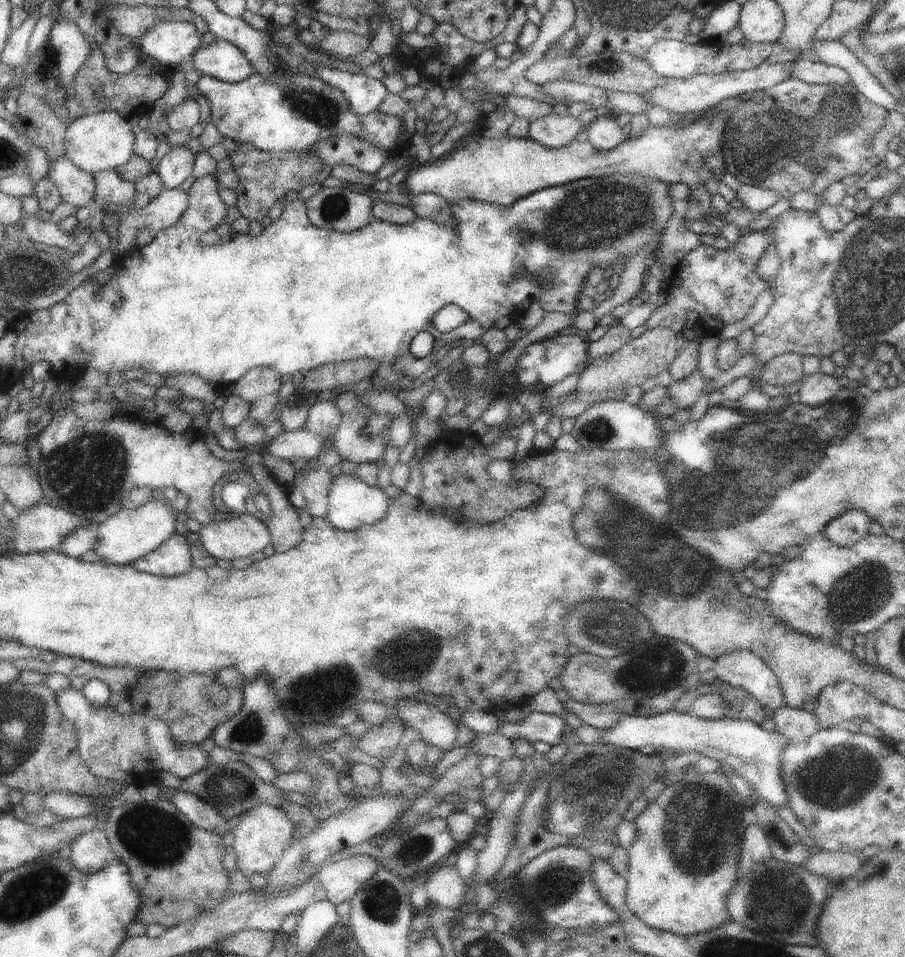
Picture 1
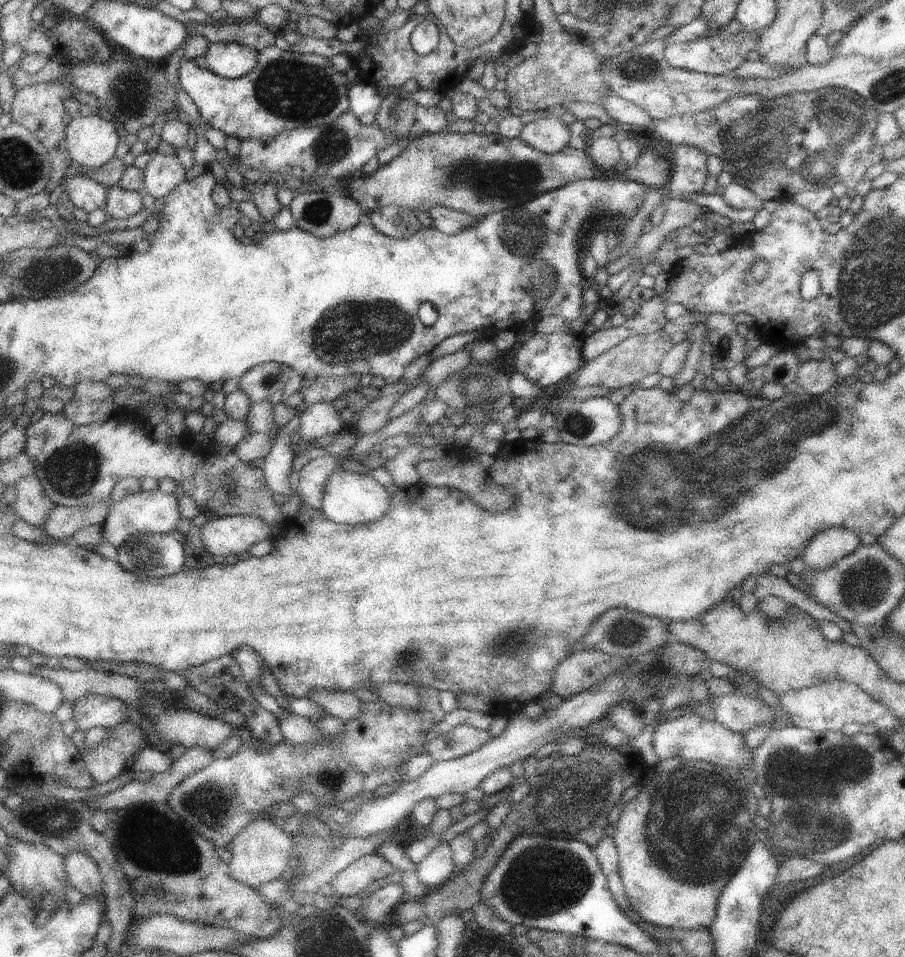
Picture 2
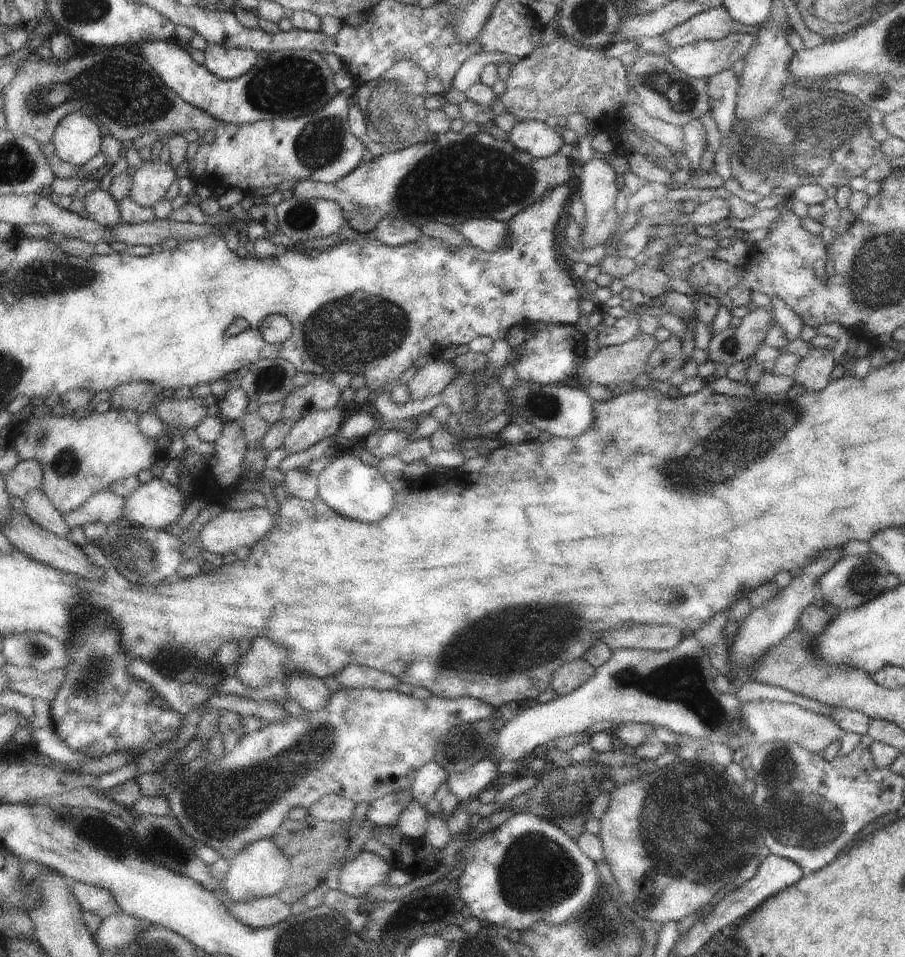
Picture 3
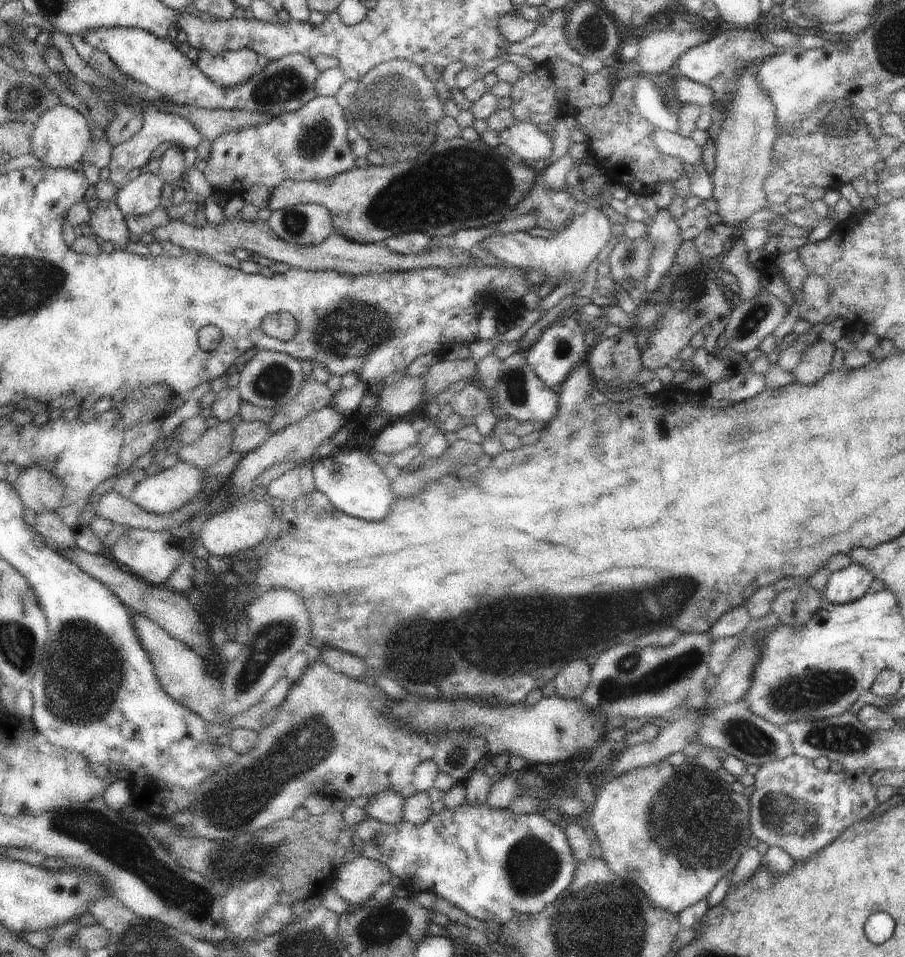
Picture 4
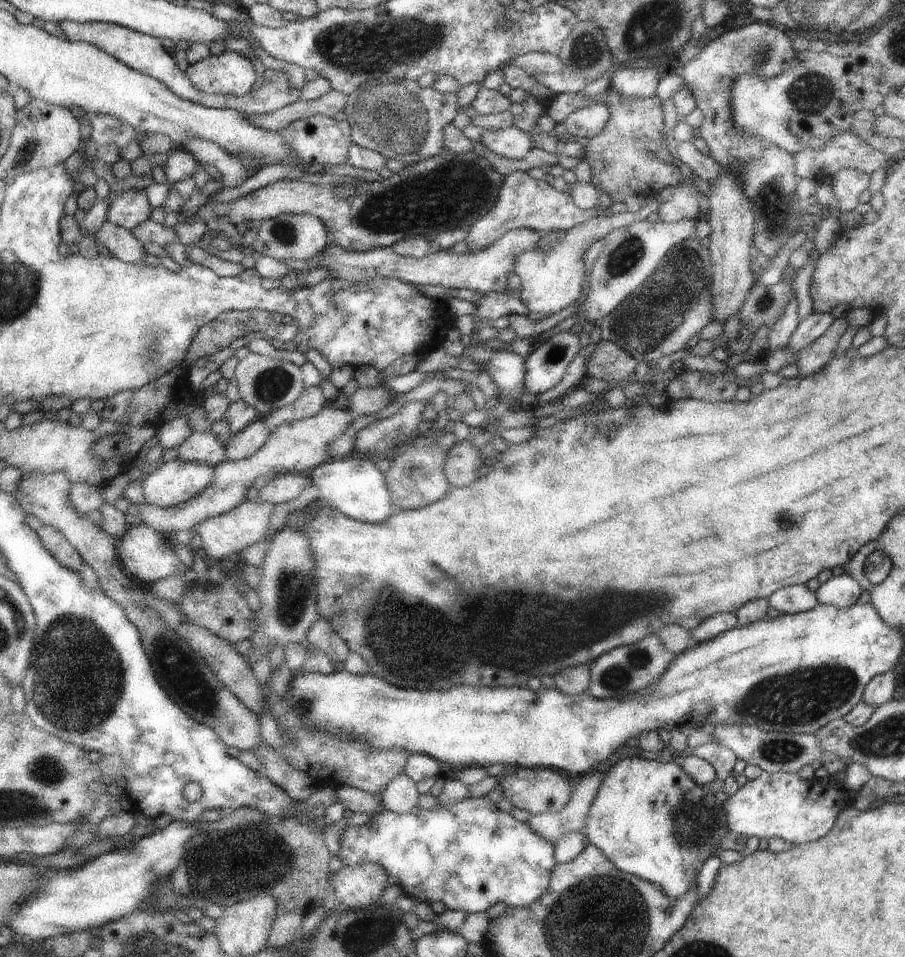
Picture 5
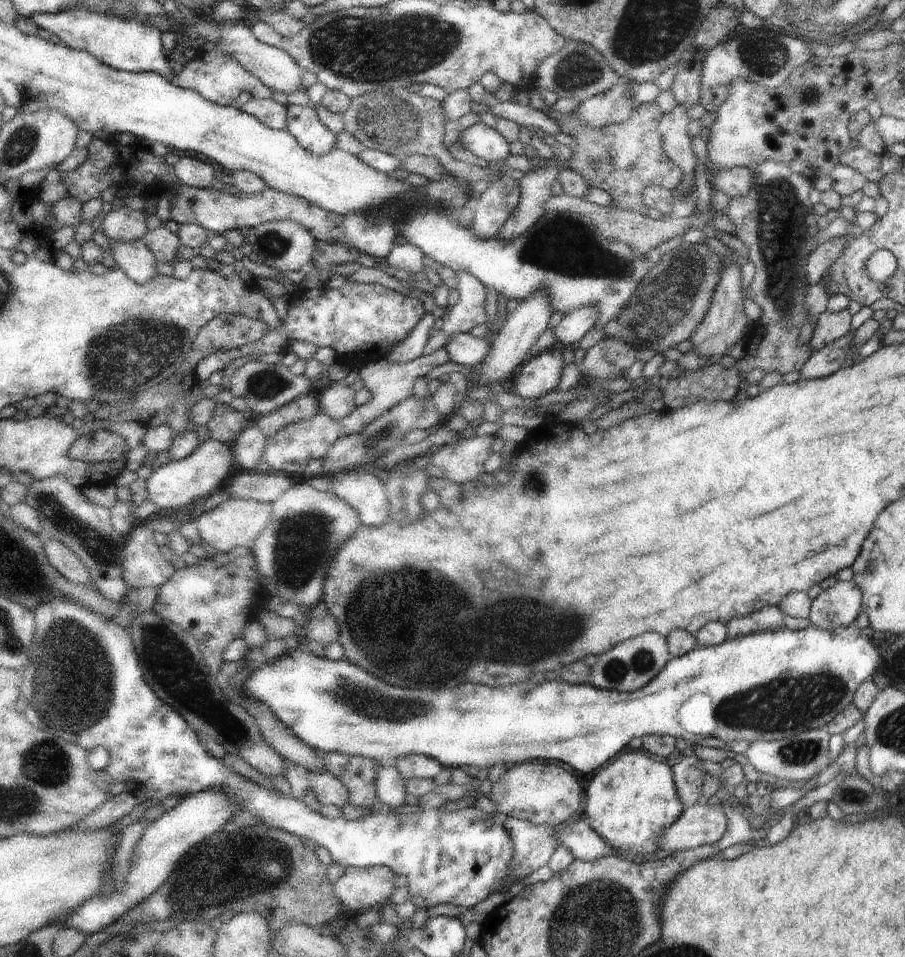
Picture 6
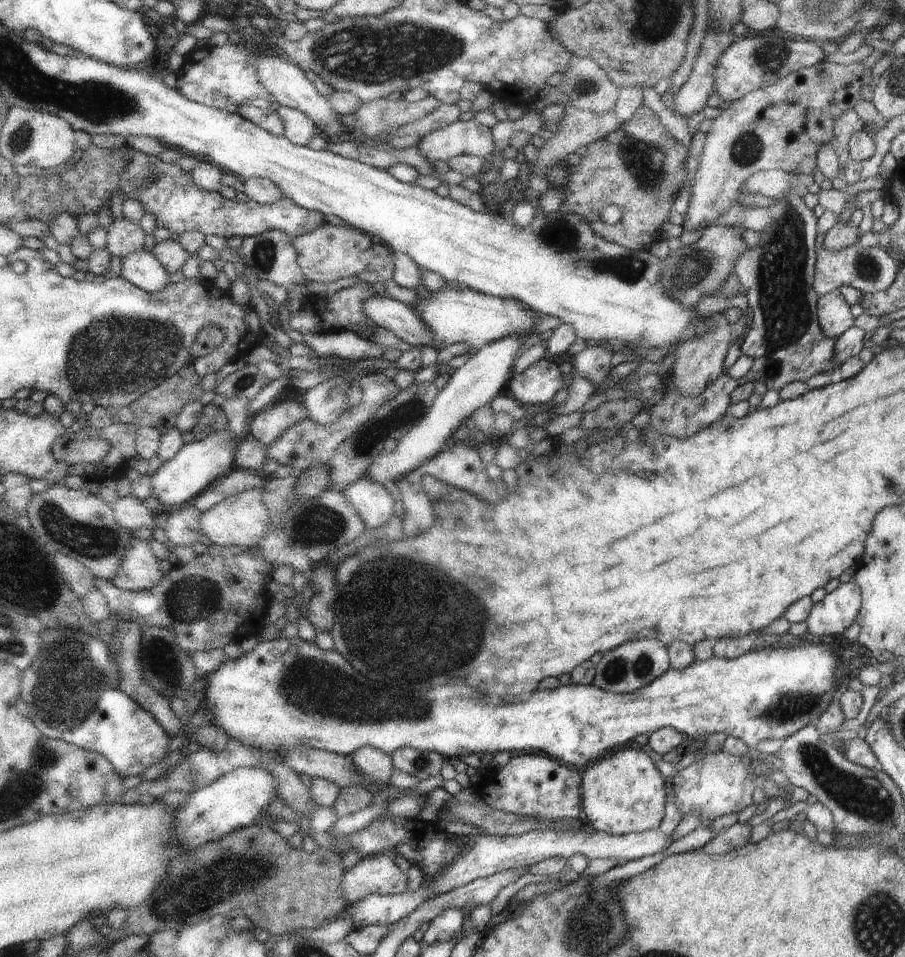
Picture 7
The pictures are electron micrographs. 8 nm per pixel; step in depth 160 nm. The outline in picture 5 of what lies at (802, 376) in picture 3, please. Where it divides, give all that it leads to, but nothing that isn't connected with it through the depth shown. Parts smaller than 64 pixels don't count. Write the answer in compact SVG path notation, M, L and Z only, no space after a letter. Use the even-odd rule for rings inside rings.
M845 316L835 319L823 336L814 340L812 345L800 350L796 366L801 376L812 376L826 366L830 358L835 356L838 341L848 326L848 320Z

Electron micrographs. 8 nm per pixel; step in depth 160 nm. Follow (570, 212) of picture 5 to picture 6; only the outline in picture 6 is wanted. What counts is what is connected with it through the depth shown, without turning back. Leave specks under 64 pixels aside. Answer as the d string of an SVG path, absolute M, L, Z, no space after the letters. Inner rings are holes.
M508 173L501 175L489 184L489 188L478 199L469 202L473 209L472 232L480 240L496 238L518 202L520 184ZM456 270L456 276L456 289L460 295L458 302L455 306L449 307L449 314L445 320L436 321L422 355L444 347L446 340L454 334L468 333L476 326L487 323L486 286L470 272Z

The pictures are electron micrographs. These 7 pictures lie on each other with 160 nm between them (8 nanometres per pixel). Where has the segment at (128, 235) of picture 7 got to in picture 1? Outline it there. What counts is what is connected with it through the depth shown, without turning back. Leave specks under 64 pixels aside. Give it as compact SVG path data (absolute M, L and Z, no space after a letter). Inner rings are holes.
M172 146L171 149L159 159L154 172L158 173L166 189L178 189L180 184L192 174L195 154L182 146Z

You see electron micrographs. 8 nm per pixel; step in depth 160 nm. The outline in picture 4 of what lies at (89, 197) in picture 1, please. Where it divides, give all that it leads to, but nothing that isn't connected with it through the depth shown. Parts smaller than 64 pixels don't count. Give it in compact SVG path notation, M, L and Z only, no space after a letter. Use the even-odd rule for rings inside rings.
M100 200L85 231L100 242L112 242L117 249L125 249L130 241L125 215L115 201Z

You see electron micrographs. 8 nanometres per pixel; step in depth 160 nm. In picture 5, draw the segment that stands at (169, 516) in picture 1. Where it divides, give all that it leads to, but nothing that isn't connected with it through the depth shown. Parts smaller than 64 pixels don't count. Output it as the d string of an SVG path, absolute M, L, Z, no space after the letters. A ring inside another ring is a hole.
M181 459L162 463L144 477L144 500L148 505L170 508L181 506L205 491L214 478L214 467Z

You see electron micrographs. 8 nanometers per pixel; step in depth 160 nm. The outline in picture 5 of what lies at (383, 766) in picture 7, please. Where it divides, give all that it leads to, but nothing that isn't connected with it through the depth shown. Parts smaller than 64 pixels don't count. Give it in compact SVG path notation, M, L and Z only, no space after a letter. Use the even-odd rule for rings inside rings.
M405 774L396 776L381 794L386 811L406 815L418 807L420 792L417 783Z

